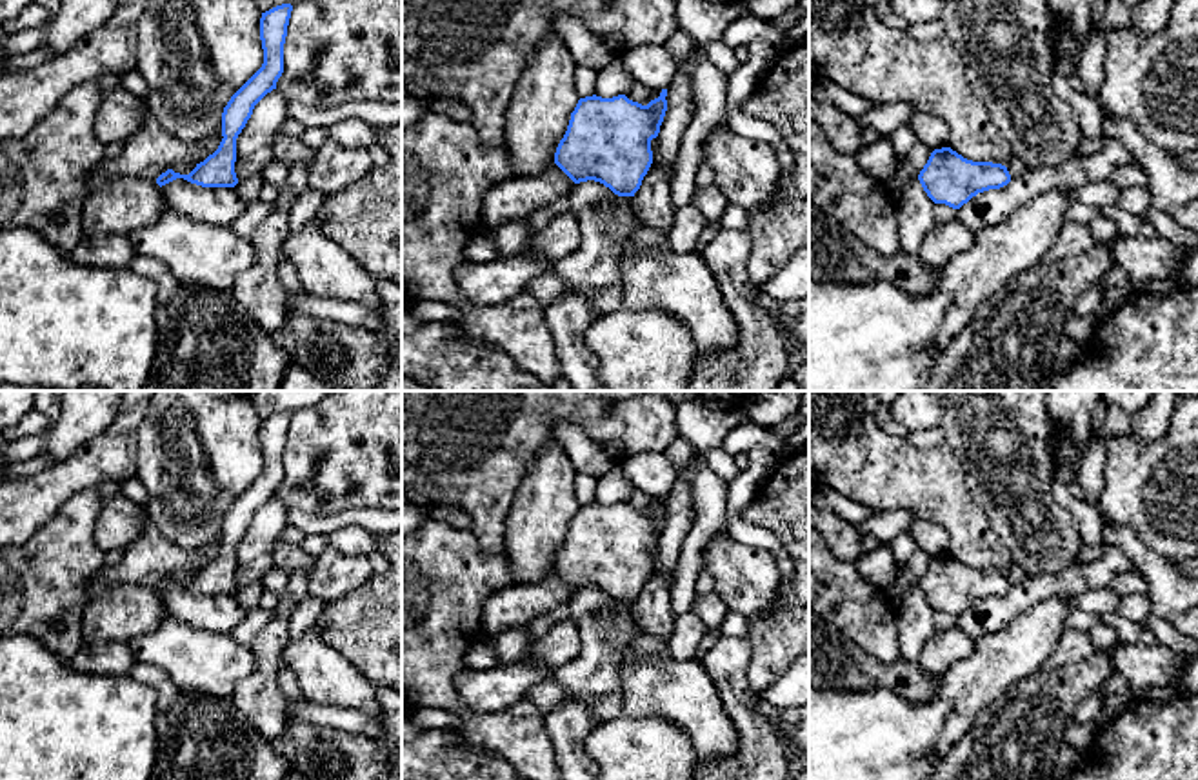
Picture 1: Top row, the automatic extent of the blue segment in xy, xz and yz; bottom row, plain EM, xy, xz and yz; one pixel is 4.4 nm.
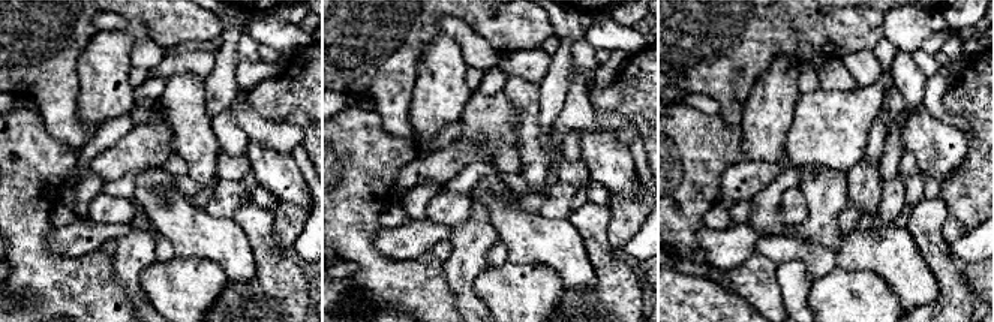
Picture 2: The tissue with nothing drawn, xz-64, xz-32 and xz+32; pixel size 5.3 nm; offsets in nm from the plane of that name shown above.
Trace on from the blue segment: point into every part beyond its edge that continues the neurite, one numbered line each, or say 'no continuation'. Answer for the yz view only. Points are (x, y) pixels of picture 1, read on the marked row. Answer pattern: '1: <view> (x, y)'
no continuation

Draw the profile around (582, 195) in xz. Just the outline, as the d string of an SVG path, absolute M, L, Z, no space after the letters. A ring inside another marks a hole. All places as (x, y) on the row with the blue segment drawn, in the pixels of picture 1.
M594 180L574 184L573 189L567 193L565 213L576 218L578 213L585 207L594 205L613 195L614 193L609 187Z

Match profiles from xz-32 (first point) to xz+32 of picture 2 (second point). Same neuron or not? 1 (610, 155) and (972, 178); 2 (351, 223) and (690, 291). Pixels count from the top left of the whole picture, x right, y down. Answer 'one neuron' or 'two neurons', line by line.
1: two neurons
2: two neurons

